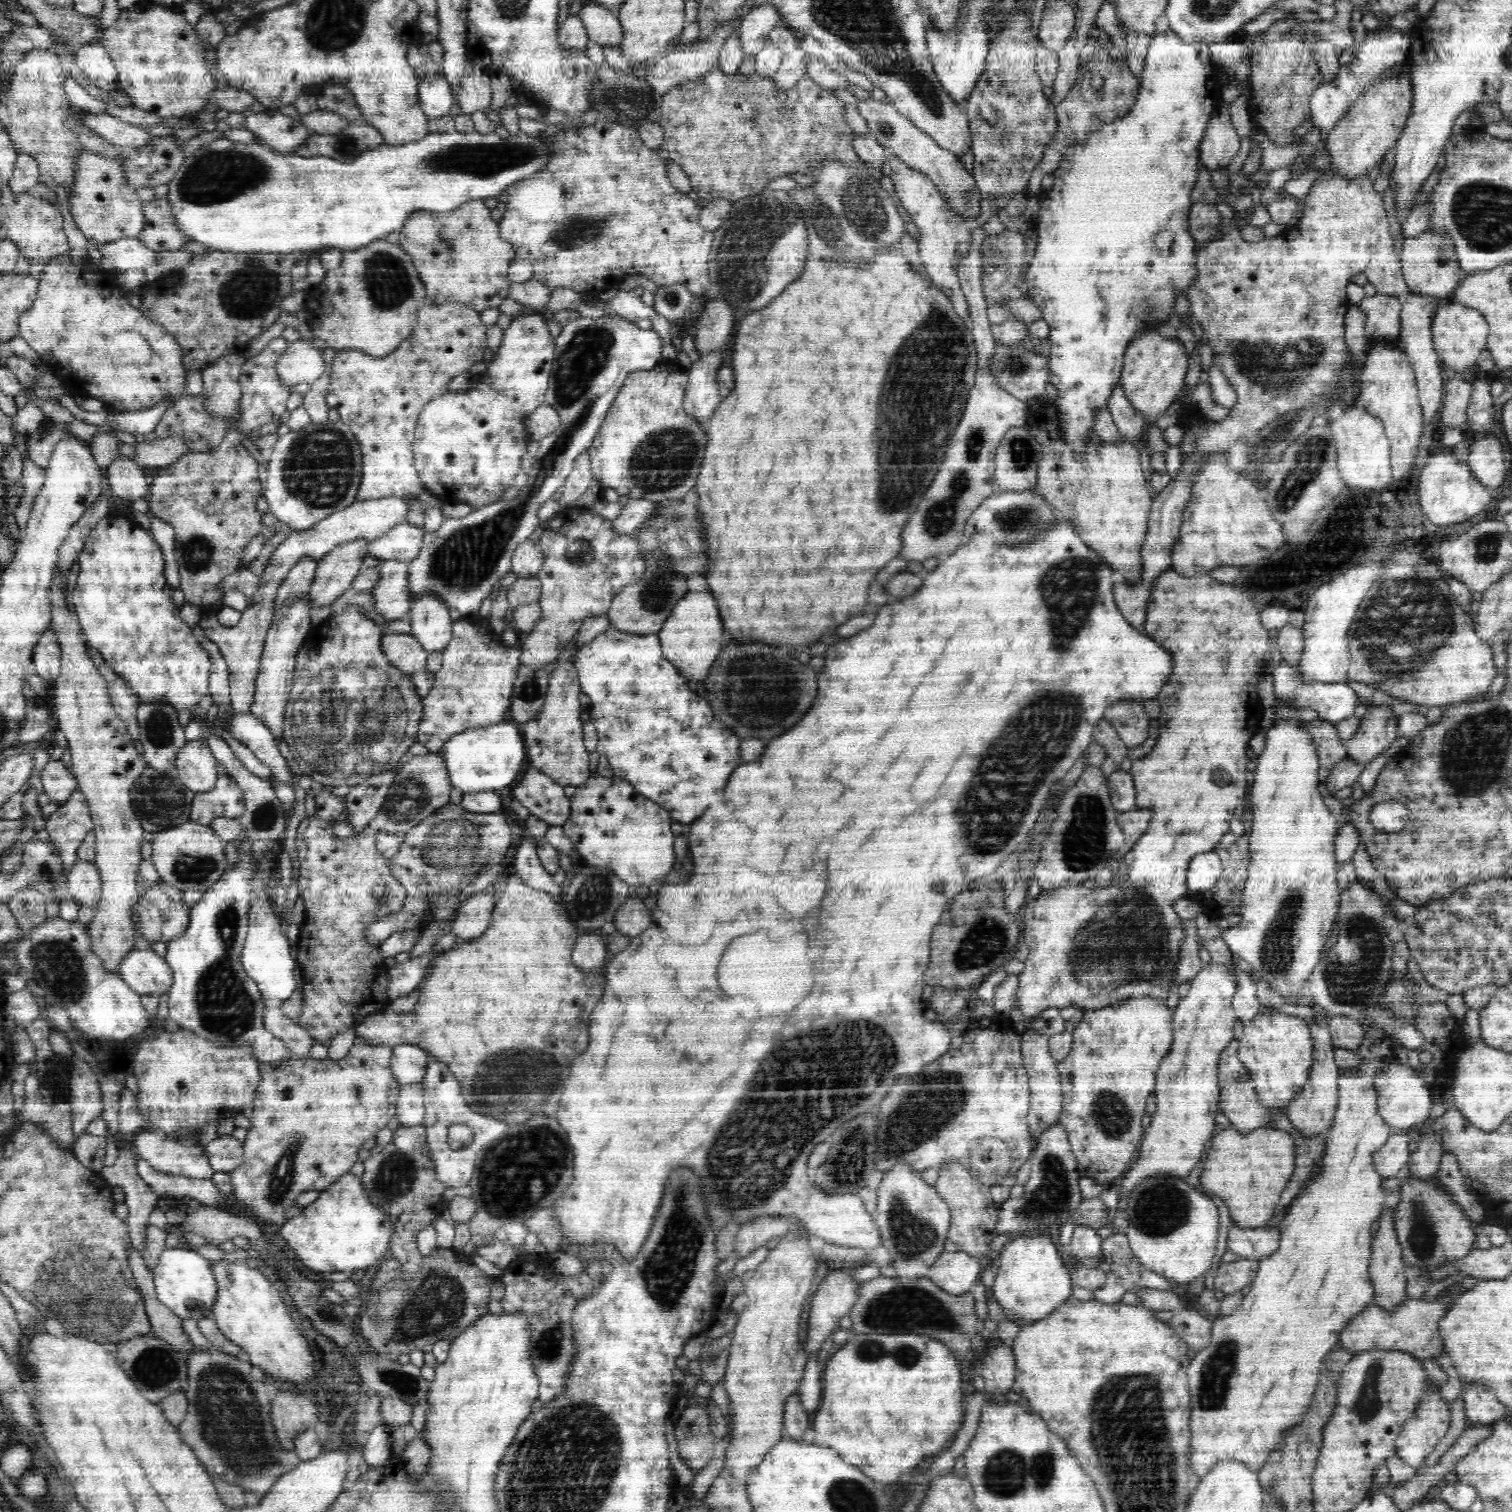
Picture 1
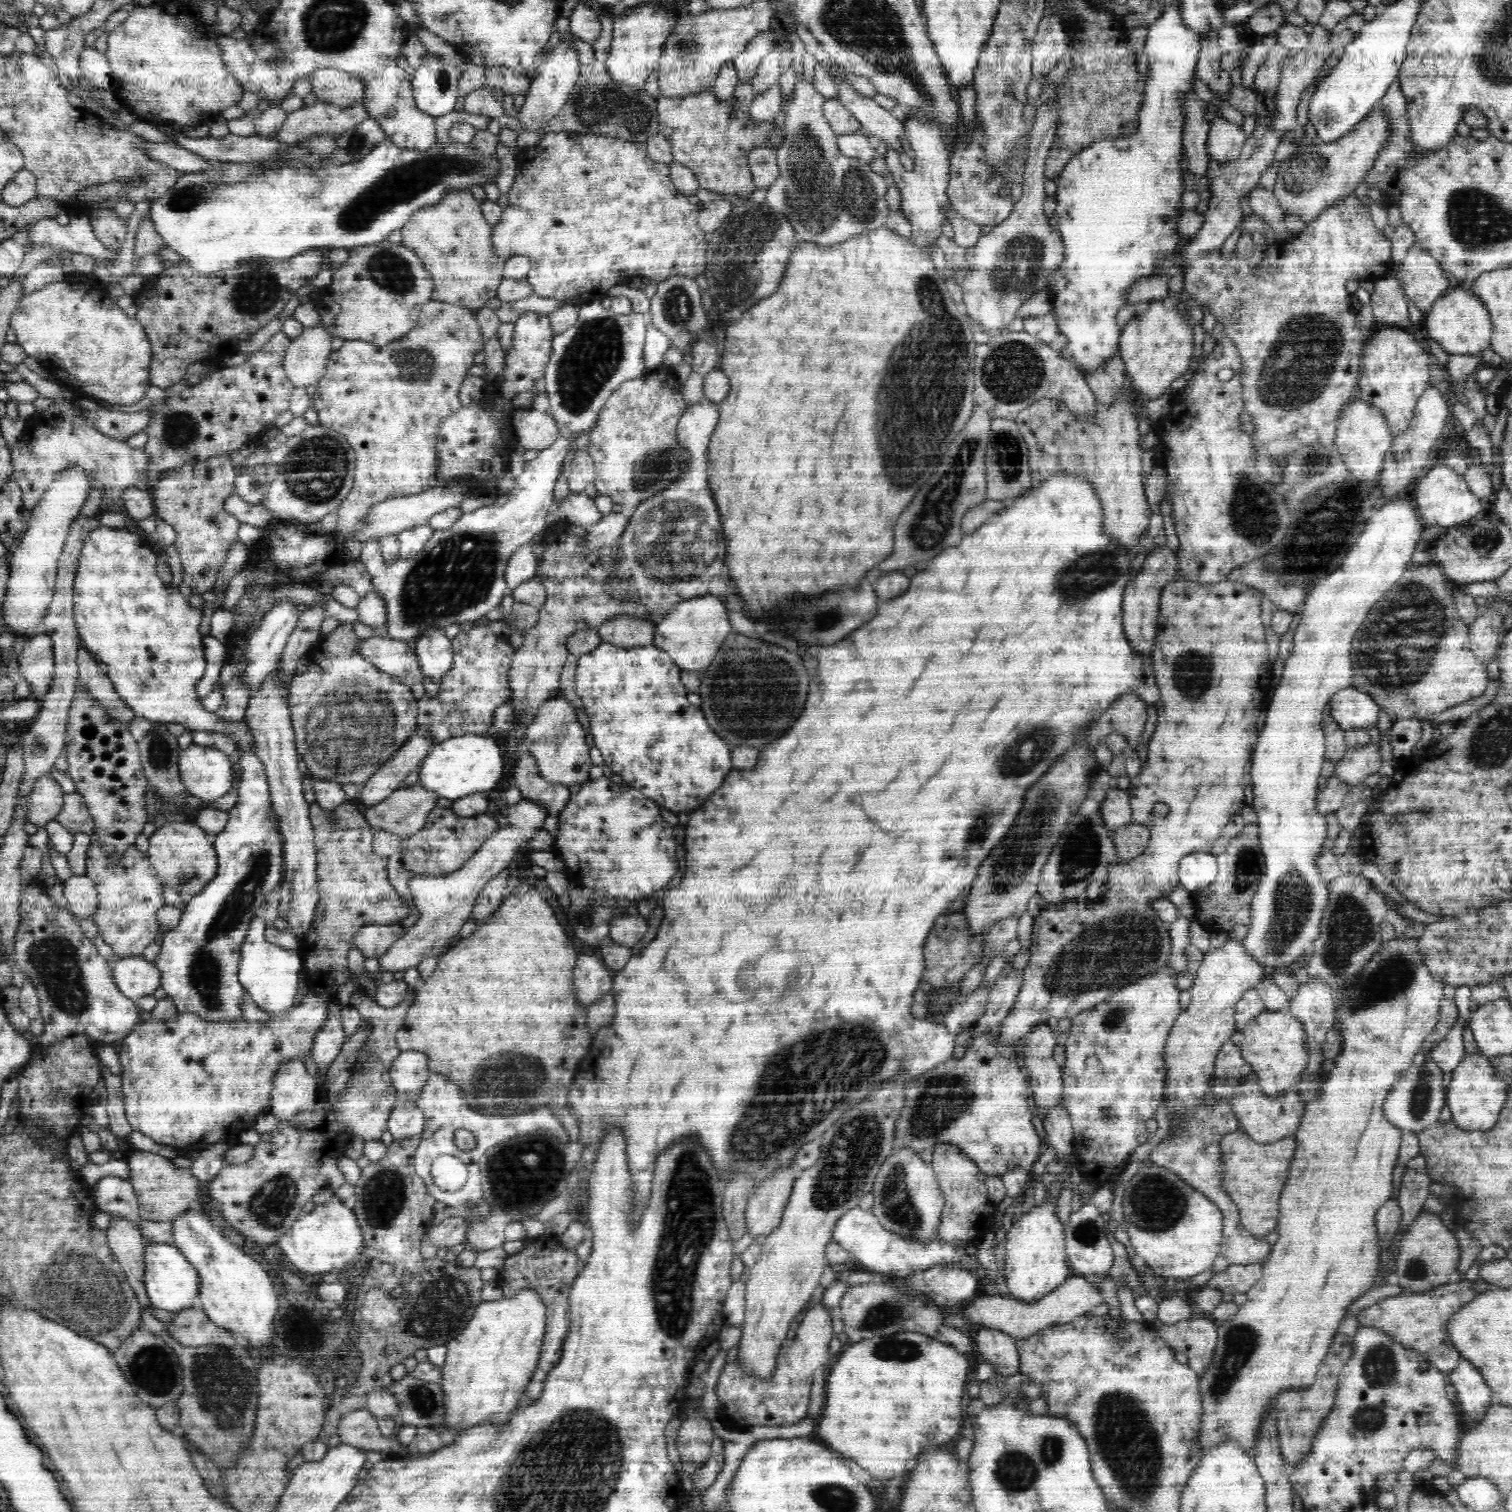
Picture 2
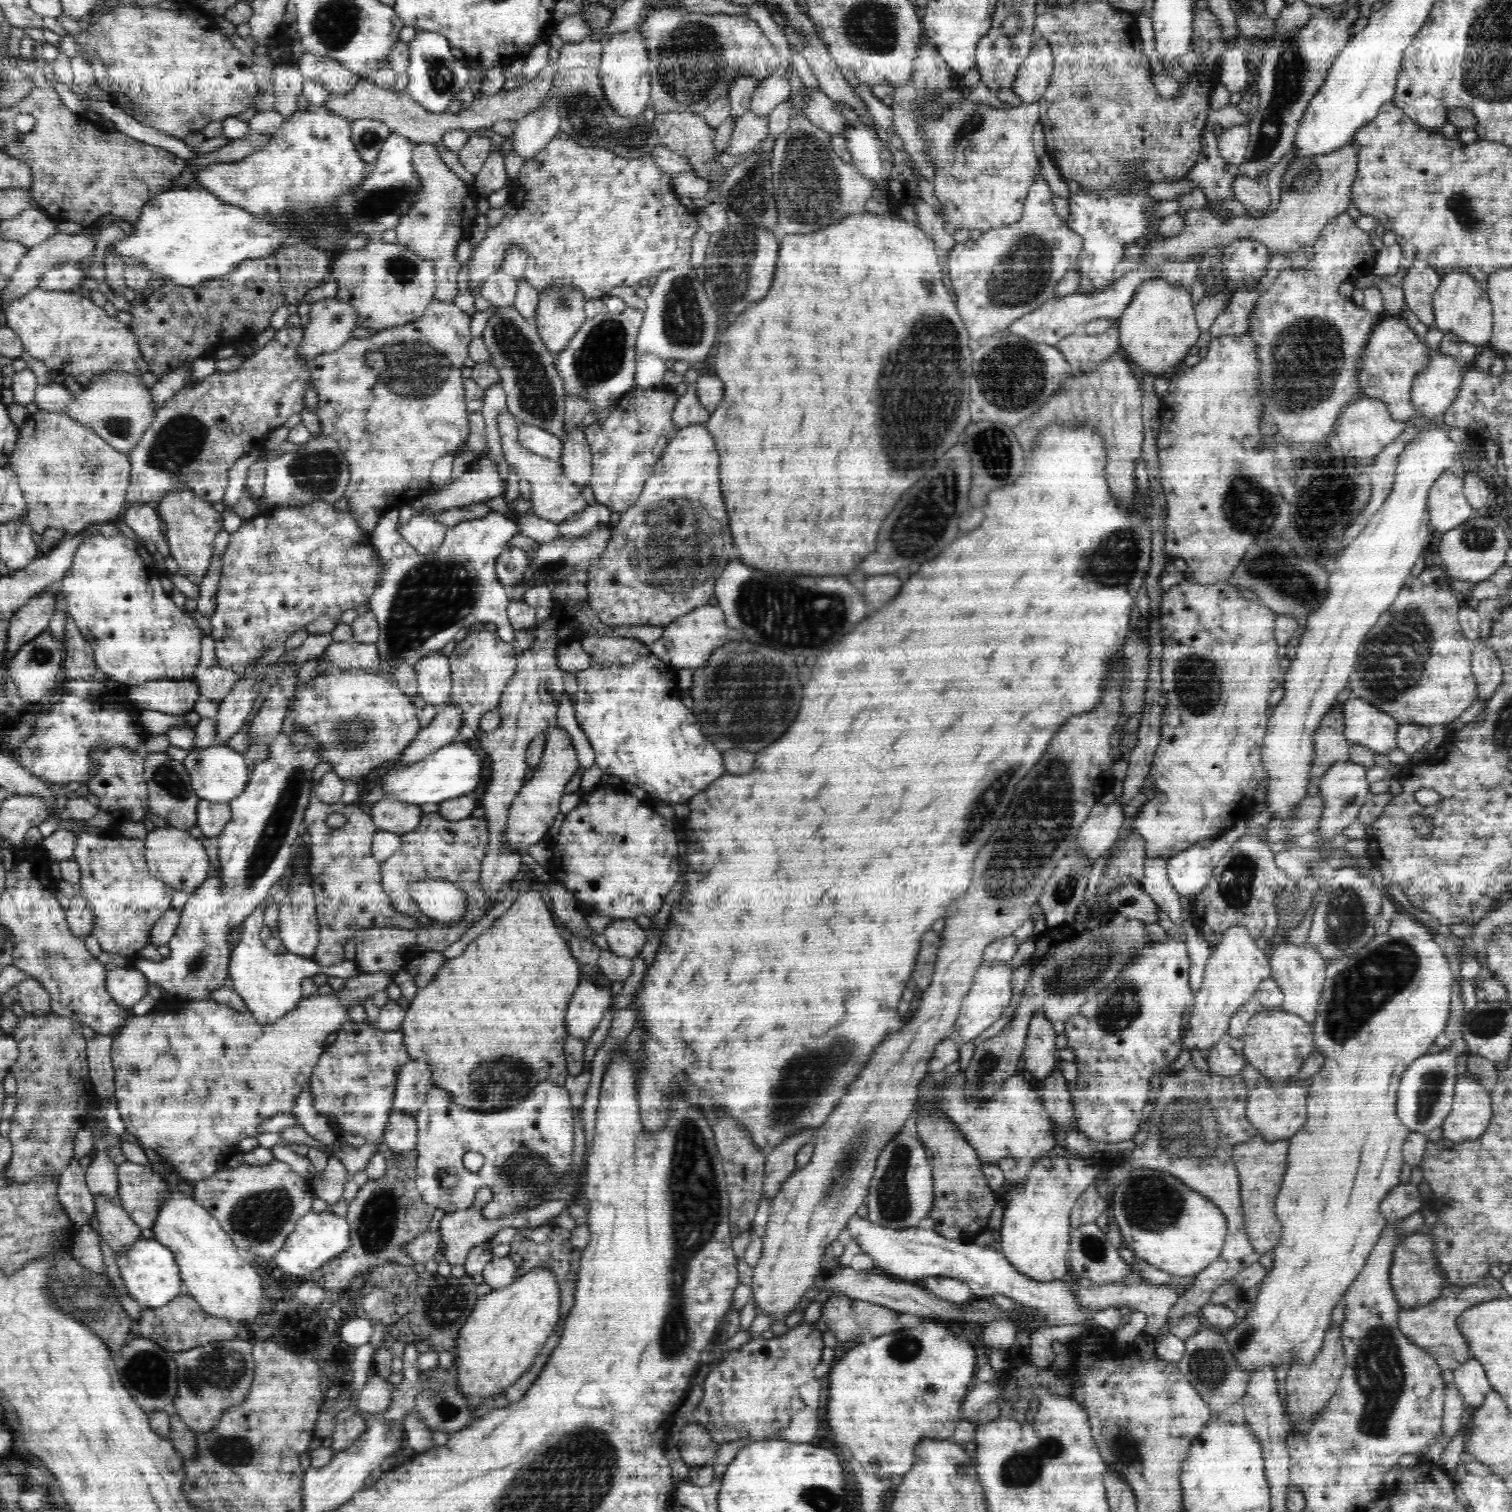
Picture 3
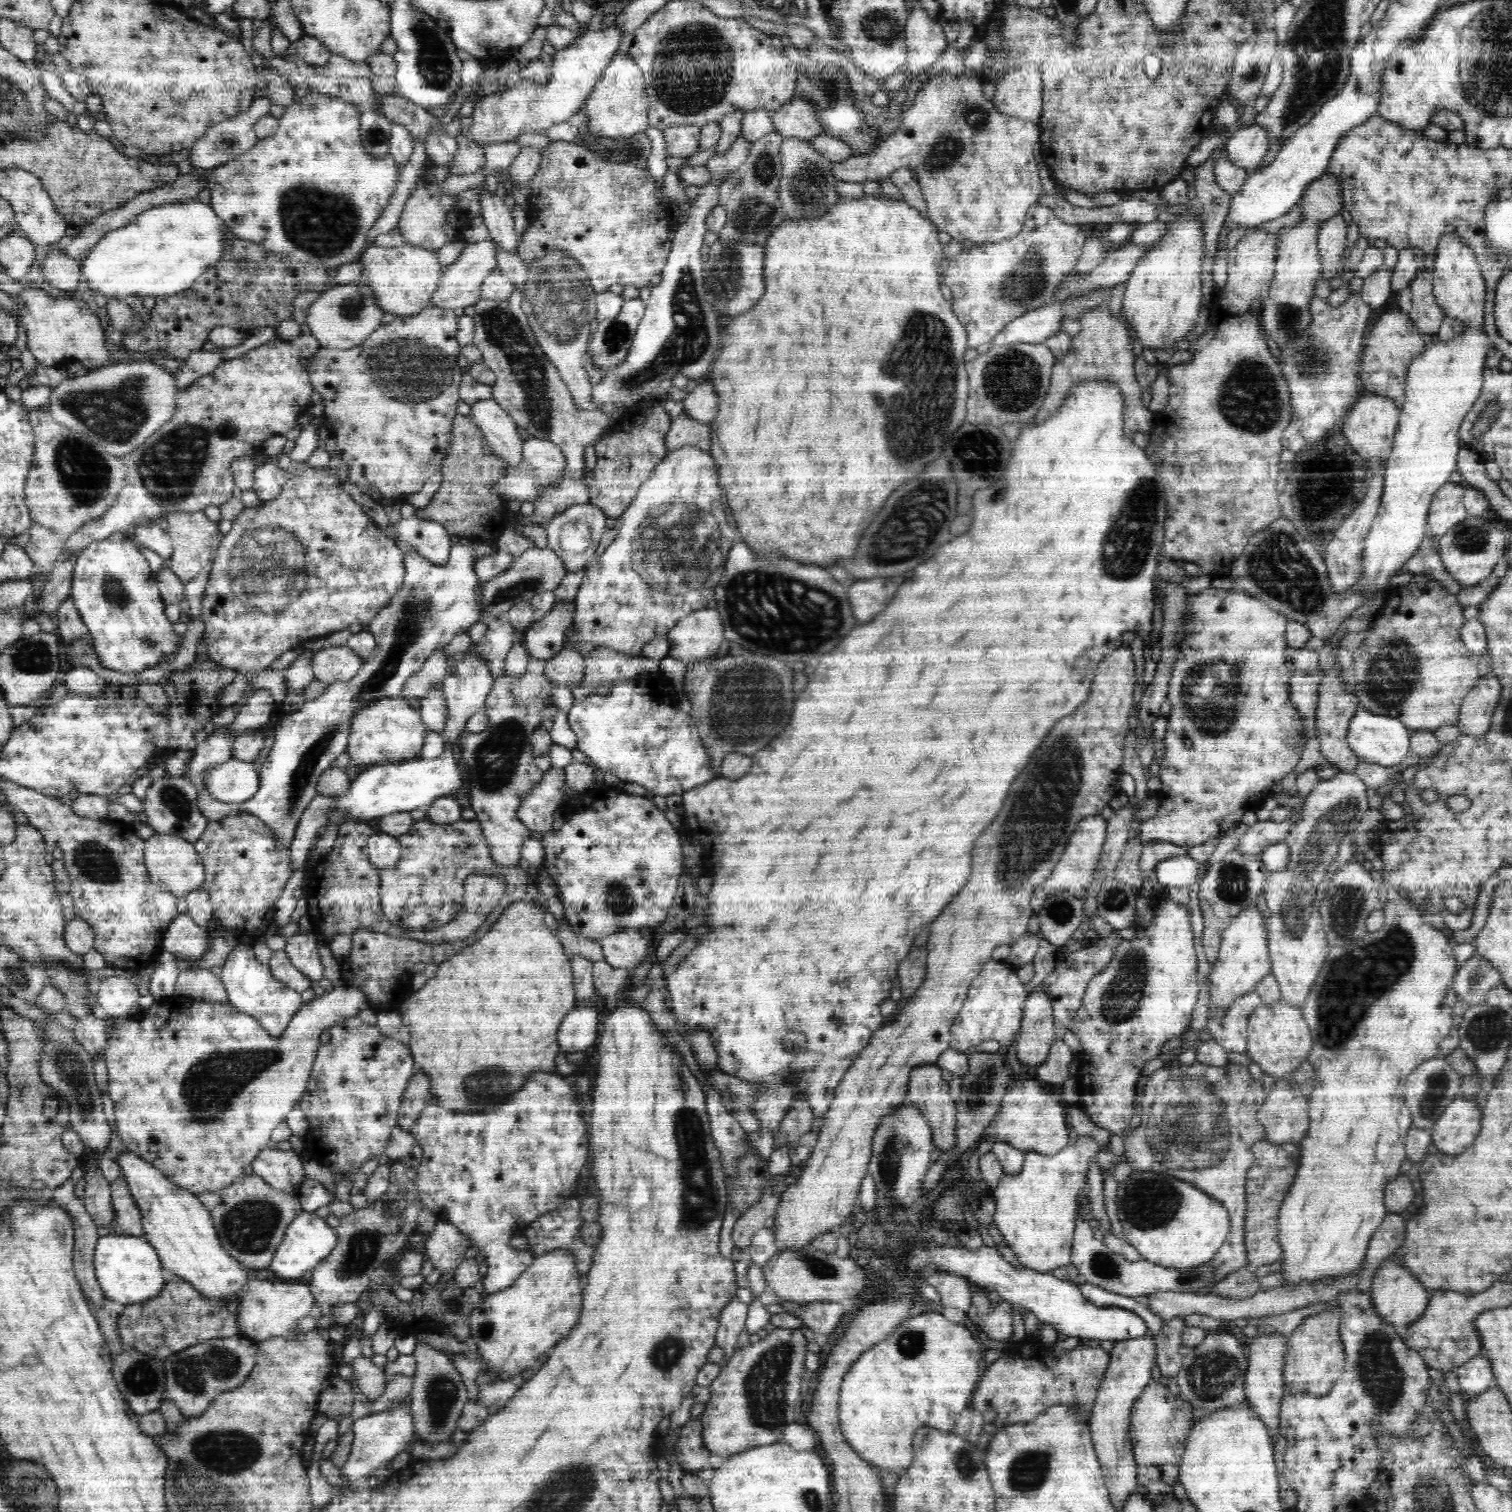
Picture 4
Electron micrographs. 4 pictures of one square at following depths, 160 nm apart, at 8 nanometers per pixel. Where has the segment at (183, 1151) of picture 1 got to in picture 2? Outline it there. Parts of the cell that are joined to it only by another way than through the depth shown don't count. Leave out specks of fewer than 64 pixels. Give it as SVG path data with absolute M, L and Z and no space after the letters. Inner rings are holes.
M134 1150L127 1158L129 1168L129 1184L138 1196L138 1209L142 1219L146 1222L171 1221L175 1216L182 1214L194 1203L198 1196L200 1182L190 1174L190 1170L176 1168L172 1162L168 1162L161 1155L146 1151Z

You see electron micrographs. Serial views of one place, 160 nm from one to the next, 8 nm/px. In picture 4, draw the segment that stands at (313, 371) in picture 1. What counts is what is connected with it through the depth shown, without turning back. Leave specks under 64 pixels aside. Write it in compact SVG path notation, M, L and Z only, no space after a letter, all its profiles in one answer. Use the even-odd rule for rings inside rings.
M357 281L333 284L328 290L320 292L320 297L309 307L306 316L304 328L317 340L318 346L340 350L362 344L374 330L378 330L384 318L371 290L365 284L357 284Z

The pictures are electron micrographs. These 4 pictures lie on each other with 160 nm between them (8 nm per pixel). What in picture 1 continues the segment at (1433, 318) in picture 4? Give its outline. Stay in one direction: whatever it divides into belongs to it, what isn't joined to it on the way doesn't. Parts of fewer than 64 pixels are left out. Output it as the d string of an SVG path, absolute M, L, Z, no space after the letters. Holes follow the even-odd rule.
M1428 231L1418 233L1417 236L1410 236L1404 242L1404 249L1401 251L1401 269L1405 284L1410 292L1425 292L1429 295L1450 295L1466 274L1459 267L1458 253L1455 242L1452 241L1450 232Z

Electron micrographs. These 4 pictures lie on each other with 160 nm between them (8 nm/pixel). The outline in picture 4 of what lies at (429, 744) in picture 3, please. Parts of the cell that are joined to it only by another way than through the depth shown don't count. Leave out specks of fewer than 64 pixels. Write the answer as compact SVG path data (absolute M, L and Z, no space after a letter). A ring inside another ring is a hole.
M472 648L469 652L456 658L455 661L457 662L457 672L454 674L449 672L442 679L448 709L445 728L442 730L446 746L457 746L458 740L467 733L468 720L471 719L472 713L484 708L486 698L490 695L495 682L492 678L492 671L489 671L484 661L480 661L480 657L476 657L476 655L472 655Z

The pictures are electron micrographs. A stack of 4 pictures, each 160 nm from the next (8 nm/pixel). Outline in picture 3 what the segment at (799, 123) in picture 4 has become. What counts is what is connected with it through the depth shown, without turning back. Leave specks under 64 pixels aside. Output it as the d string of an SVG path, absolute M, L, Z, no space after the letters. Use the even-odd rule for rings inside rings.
M808 88L810 100L803 109L803 114L807 114L807 118L812 120L813 124L819 126L824 132L832 135L840 135L844 133L846 120L840 112L837 112L836 104L829 95L820 92L812 92Z

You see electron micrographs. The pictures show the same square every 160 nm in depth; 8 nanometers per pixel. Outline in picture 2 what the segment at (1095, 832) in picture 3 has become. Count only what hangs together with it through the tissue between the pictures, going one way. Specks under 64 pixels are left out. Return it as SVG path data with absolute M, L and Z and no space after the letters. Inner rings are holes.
M1113 784L1102 804L1104 825L1108 827L1110 835L1114 833L1114 830L1132 822L1132 813L1130 794L1127 790L1119 789Z

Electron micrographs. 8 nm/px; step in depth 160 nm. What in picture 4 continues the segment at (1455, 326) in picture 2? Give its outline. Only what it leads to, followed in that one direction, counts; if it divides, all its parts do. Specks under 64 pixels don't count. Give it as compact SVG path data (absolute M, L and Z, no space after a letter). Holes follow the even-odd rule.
M1446 234L1440 240L1438 254L1433 256L1433 295L1446 317L1454 317L1471 330L1482 330L1486 283L1477 264L1476 255L1458 239Z

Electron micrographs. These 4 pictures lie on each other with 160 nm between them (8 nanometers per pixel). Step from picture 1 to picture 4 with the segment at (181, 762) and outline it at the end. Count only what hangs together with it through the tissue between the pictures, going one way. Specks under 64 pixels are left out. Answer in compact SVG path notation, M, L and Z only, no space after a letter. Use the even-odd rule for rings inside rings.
M228 758L204 776L202 785L208 794L225 803L242 803L257 792L260 784L258 765Z

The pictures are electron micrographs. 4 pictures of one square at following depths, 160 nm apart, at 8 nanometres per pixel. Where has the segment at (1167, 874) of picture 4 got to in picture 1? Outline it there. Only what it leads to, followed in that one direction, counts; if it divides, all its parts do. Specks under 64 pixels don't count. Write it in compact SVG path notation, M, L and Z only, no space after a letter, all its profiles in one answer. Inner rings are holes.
M1216 850L1196 855L1187 871L1190 895L1210 890L1222 876L1221 857Z

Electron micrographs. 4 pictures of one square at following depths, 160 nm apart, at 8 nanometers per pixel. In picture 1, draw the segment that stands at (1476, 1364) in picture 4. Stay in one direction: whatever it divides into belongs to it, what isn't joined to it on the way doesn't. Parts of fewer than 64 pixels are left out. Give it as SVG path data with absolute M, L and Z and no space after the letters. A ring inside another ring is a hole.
M1472 1384L1466 1391L1462 1391L1465 1415L1479 1425L1494 1423L1506 1414L1506 1406L1488 1387Z

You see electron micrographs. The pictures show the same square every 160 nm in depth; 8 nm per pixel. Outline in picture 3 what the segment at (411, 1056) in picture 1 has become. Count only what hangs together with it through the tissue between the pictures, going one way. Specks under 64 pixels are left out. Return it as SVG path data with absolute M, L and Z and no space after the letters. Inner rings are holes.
M408 1060L398 1072L393 1111L415 1115L424 1105L432 1072L423 1060Z

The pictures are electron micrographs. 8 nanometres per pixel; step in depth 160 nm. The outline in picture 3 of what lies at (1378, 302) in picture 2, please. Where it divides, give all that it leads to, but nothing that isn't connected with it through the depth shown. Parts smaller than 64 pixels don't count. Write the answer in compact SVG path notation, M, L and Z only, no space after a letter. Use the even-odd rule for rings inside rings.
M1404 263L1398 269L1396 274L1387 278L1381 278L1374 274L1370 276L1360 276L1359 279L1353 280L1352 283L1356 288L1378 287L1384 295L1384 311L1387 314L1398 314L1406 309L1405 294L1403 289L1403 280L1407 272L1409 263Z

